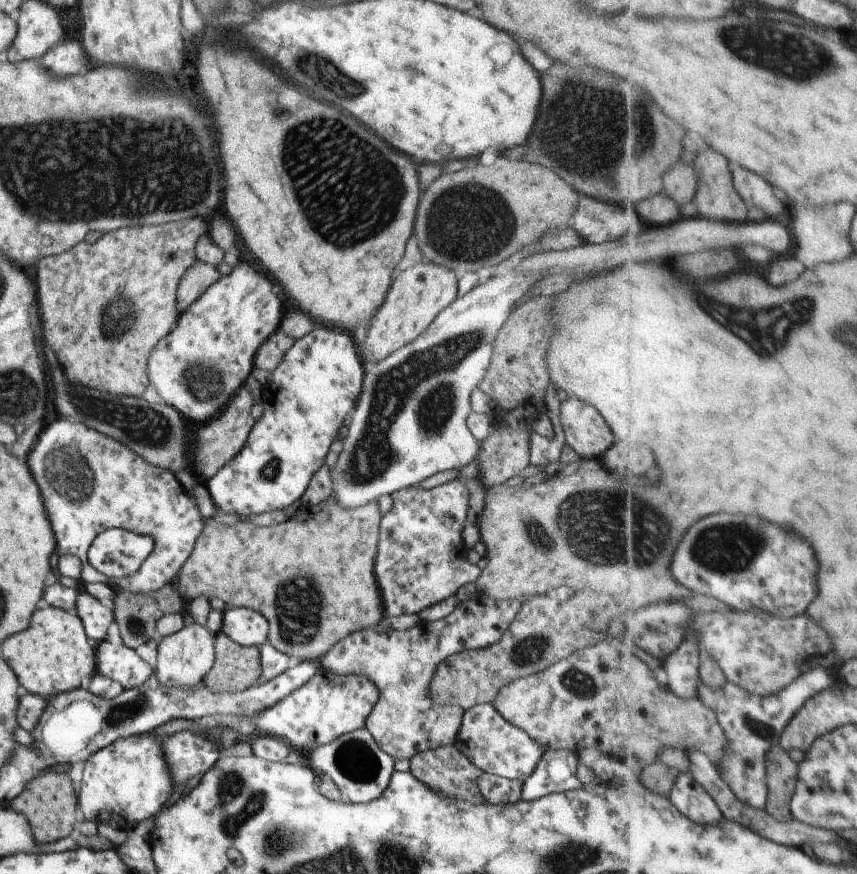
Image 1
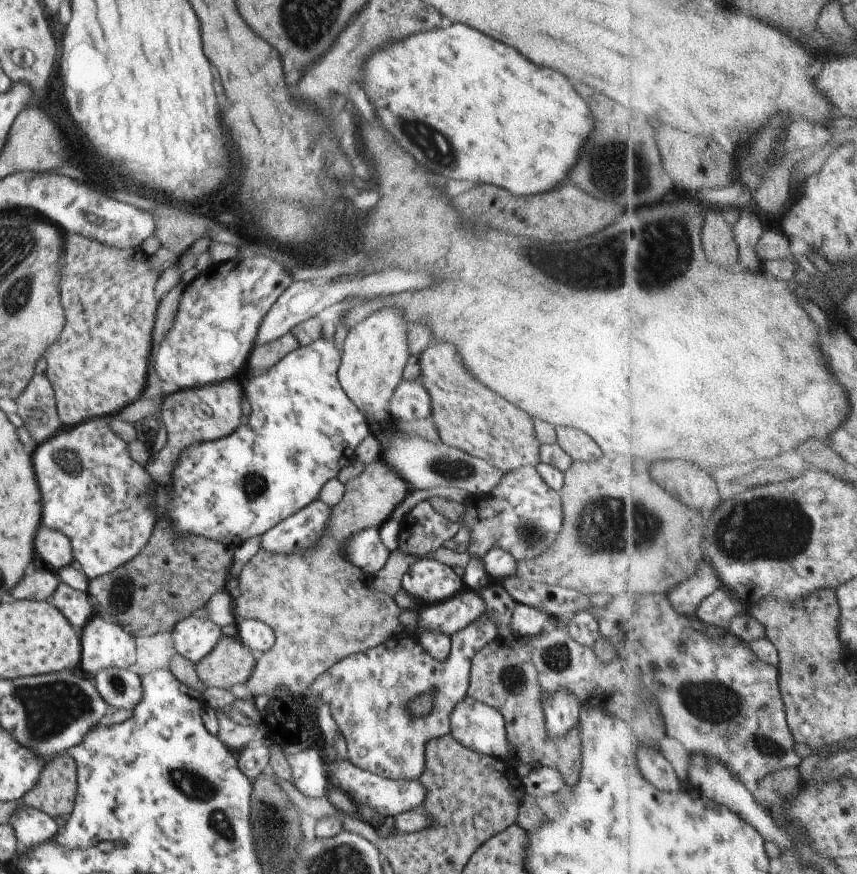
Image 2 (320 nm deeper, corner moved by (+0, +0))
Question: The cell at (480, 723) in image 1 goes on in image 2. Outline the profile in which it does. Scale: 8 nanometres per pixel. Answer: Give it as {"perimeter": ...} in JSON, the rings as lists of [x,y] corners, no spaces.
{"perimeter":[[[467,694],[450,712],[450,735],[465,748],[507,763],[508,748],[501,714]]]}

